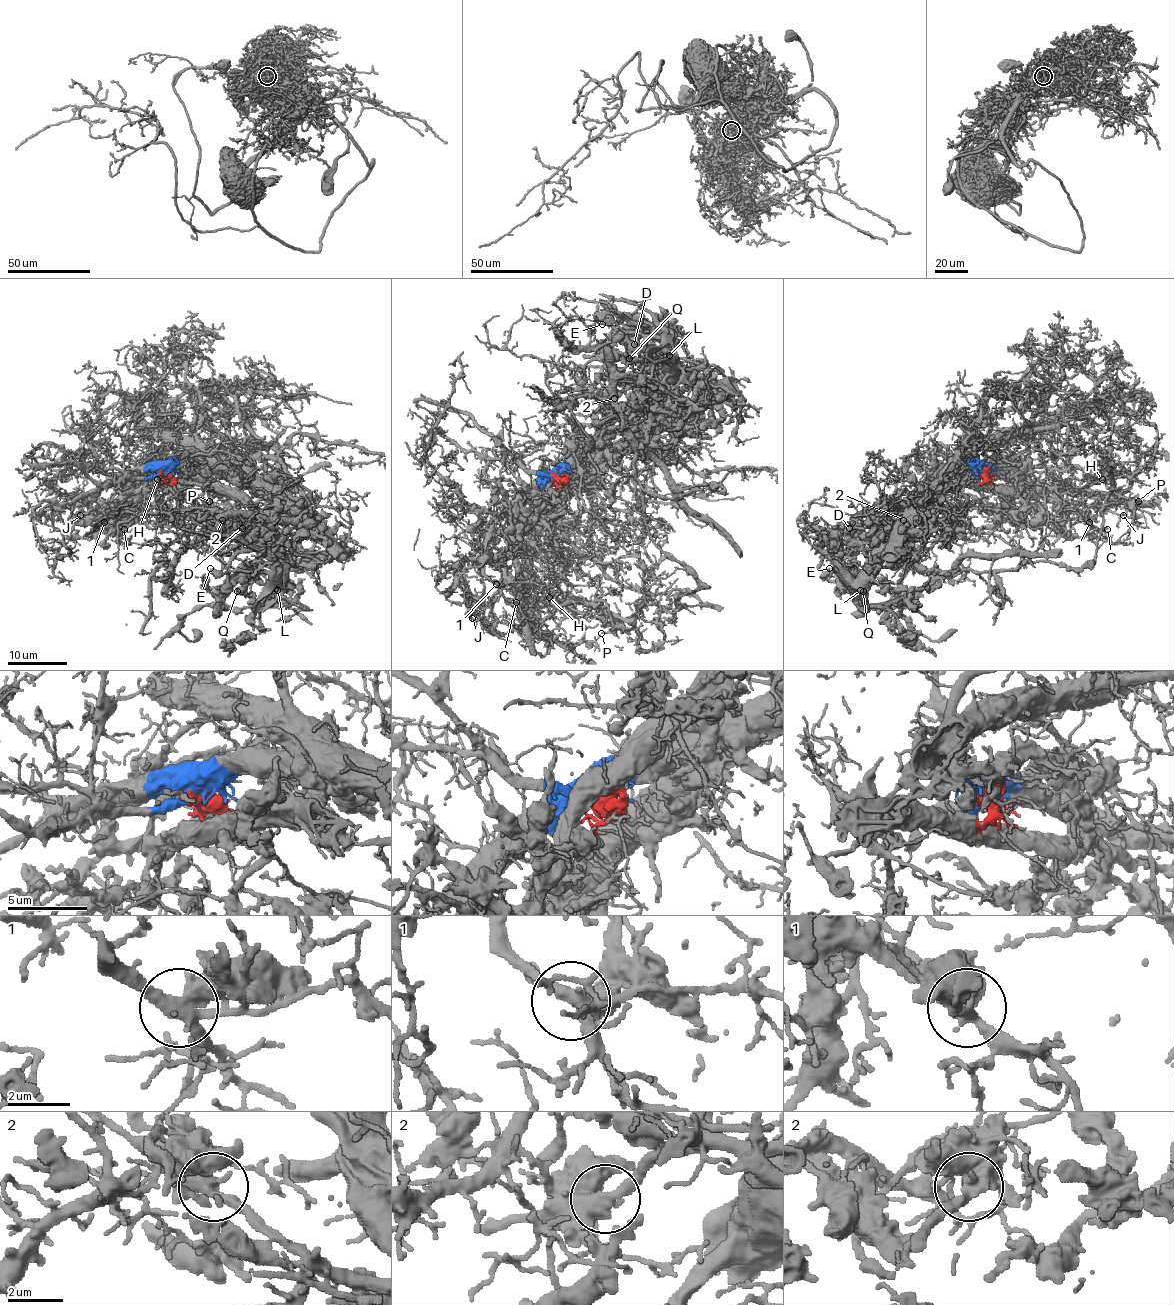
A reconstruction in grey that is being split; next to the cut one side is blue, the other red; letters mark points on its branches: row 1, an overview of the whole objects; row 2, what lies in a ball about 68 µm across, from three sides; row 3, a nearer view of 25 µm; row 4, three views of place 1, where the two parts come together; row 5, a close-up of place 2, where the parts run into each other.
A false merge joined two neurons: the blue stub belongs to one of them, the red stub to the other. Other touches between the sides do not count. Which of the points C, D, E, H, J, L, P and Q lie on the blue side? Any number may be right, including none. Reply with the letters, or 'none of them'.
C, H, J, P

